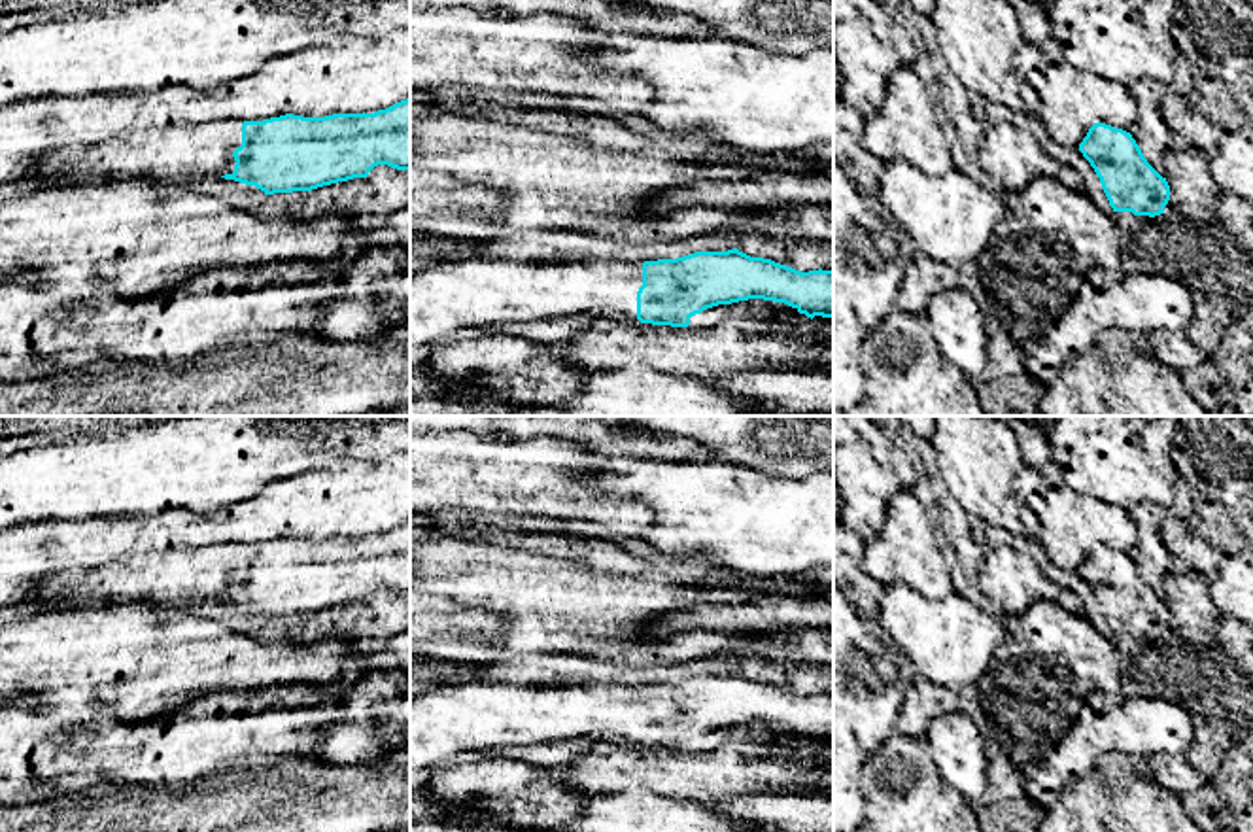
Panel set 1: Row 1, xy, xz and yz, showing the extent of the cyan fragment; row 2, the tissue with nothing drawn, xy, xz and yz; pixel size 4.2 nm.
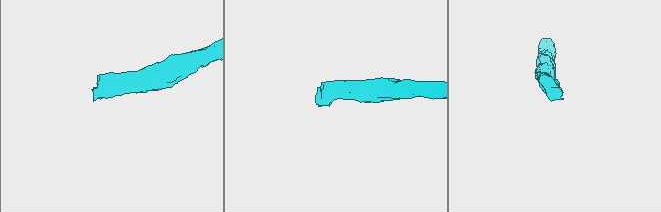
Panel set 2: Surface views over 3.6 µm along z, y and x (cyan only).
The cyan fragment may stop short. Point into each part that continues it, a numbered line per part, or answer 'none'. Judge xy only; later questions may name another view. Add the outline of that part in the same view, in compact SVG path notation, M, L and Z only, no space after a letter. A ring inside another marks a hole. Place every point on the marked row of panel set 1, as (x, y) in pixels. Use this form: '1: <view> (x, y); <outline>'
1: xy (206, 150); M214 121L176 132L149 132L134 138L112 138L93 144L60 144L38 159L38 178L49 185L112 178L115 182L151 182L181 185L187 178L219 178L234 172L234 149L242 146L242 121Z

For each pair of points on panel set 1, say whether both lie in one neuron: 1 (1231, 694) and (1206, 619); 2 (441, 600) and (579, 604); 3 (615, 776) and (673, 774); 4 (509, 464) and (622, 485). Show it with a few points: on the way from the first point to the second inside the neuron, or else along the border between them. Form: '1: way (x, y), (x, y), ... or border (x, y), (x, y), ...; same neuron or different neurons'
1: border (1170, 634), (1195, 645), (1216, 643); different neurons
2: way (475, 592), (545, 594); same neuron
3: way (630, 774), (658, 774); same neuron
4: border (609, 460), (596, 477), (596, 486), (635, 500); different neurons

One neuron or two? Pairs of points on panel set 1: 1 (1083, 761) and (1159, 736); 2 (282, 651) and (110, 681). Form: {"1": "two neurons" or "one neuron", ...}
{"1": "one neuron", "2": "one neuron"}

